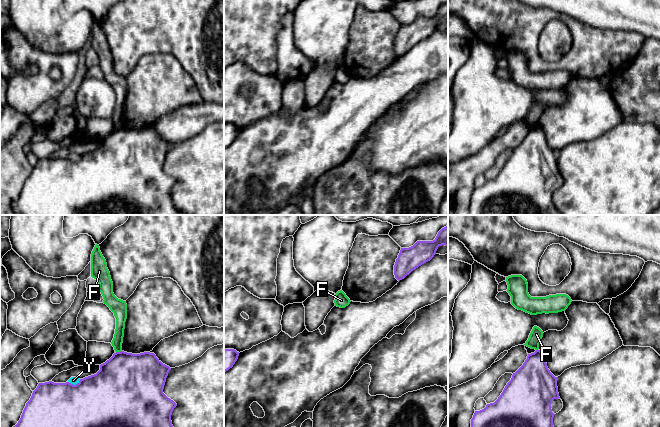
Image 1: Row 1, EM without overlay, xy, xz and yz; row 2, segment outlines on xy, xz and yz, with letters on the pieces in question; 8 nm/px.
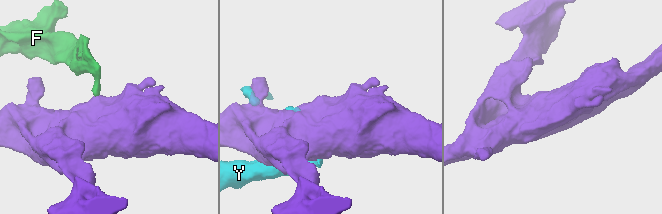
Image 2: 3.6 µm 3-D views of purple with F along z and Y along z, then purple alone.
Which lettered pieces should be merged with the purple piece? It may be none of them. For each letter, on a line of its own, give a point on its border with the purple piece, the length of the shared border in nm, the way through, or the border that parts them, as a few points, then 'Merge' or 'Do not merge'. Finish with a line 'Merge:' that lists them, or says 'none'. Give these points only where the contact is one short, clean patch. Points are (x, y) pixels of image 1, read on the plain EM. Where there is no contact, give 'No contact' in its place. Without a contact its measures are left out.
F: Touches purple at xy (118, 128). Shared border 50 nm. Boundary: xy (121, 126), (116, 128). Do not merge
Y: Touches purple at xy (74, 161). Shared border 110 nm. Do not merge
Merge: none

